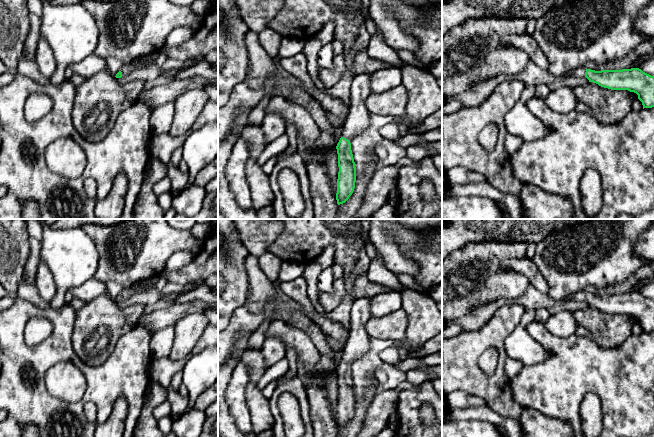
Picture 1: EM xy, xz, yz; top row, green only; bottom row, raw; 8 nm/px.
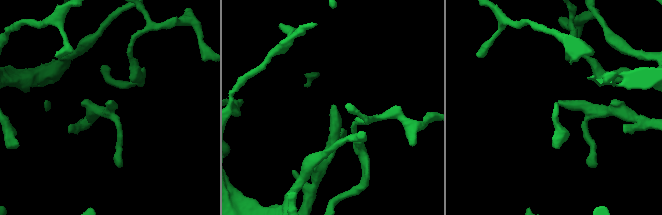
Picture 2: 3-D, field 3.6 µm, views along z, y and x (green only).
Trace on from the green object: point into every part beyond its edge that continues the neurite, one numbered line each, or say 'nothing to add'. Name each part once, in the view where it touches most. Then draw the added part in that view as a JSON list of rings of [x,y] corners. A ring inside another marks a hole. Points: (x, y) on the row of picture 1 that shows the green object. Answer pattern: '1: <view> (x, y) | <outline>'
1: xz (357, 121) | [[[373,72],[359,73],[354,76],[350,89],[350,105],[348,116],[344,119],[342,137],[351,140],[361,135],[370,125],[370,112],[365,100],[371,93],[370,77]]]

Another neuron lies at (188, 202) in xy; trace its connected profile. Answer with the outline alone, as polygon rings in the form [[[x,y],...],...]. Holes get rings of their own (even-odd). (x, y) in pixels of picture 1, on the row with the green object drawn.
[[[191,184],[182,189],[178,195],[172,195],[171,207],[177,214],[187,218],[194,217],[201,210],[207,193],[204,186]]]

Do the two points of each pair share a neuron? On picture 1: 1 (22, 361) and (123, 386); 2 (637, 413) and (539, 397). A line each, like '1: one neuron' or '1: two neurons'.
1: one neuron
2: one neuron

